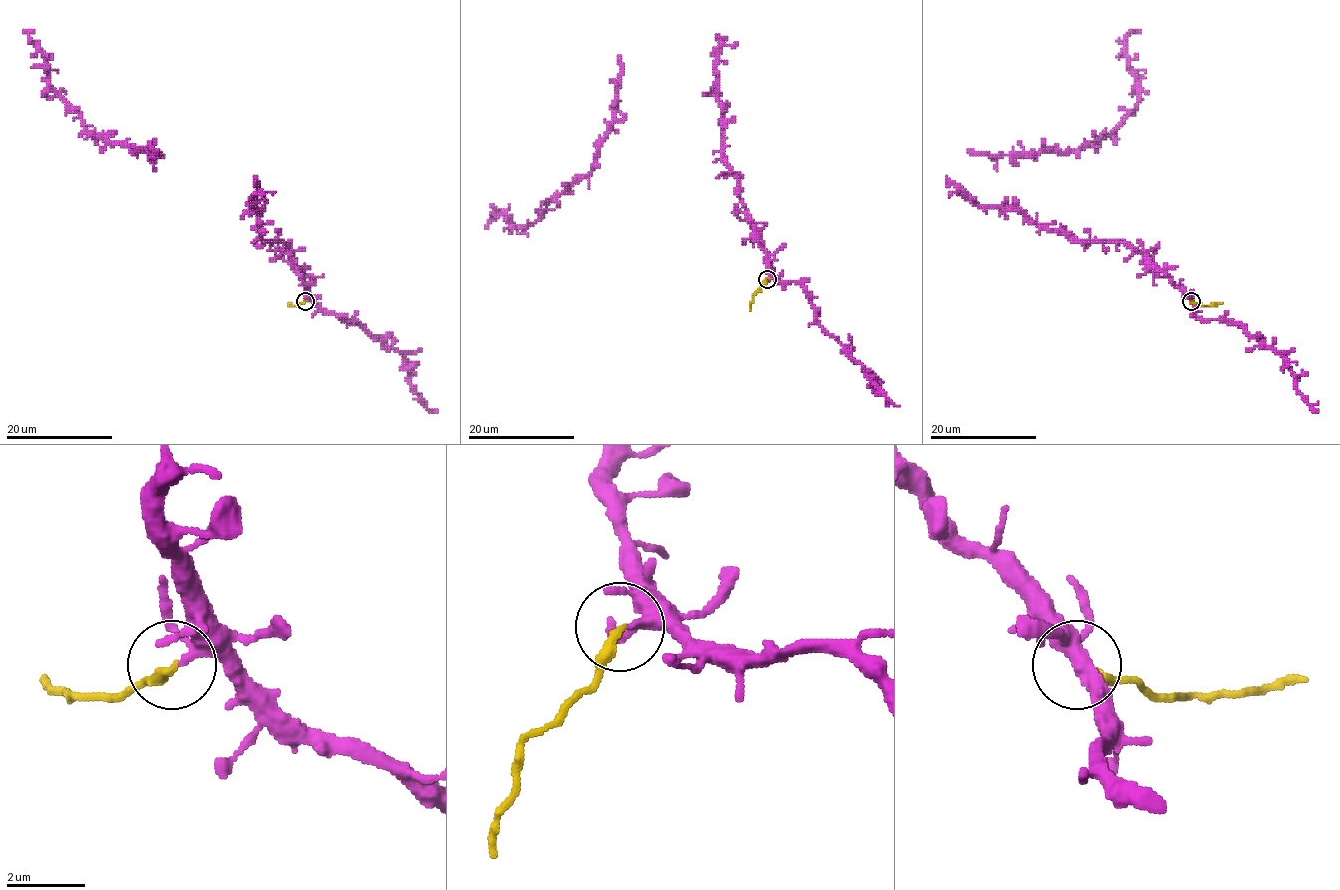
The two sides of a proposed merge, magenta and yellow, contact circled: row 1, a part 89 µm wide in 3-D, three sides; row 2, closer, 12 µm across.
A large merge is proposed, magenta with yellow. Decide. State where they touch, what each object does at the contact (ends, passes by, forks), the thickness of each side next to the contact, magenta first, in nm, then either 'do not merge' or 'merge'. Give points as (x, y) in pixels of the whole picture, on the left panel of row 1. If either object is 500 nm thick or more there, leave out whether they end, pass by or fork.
at (305, 301); magenta passes by; yellow ends there; 200 nm thick on the magenta side, 260 nm on the other; do not merge

